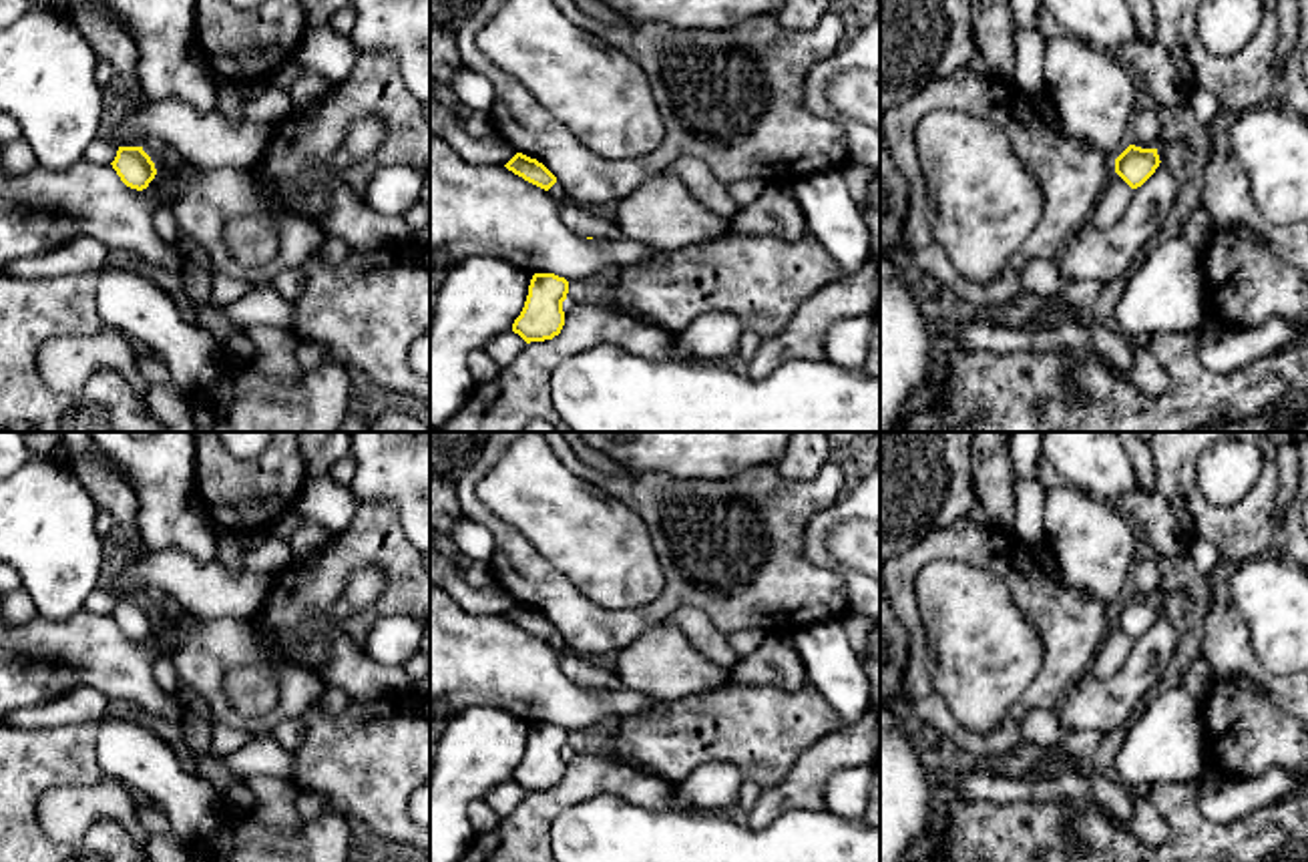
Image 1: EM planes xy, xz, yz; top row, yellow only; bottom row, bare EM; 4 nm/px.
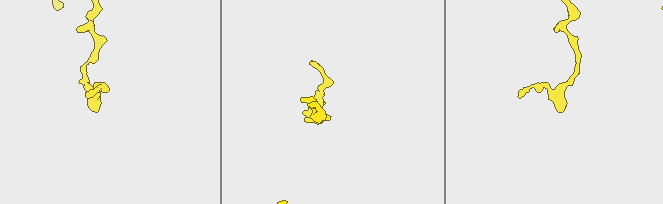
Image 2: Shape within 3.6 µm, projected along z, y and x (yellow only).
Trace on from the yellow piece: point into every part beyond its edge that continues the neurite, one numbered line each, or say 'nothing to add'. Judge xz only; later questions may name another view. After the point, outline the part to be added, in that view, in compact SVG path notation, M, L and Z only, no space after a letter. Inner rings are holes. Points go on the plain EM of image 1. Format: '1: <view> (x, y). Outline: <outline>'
1: xz (481, 746). Outline: M472 705L456 711L430 766L430 862L458 862L476 834L468 804L512 780L532 723L502 707Z

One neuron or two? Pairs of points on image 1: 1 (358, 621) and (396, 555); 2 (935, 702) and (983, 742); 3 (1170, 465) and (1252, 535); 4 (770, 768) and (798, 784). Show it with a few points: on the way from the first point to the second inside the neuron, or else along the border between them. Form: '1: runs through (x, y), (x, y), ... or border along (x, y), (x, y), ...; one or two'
1: runs through (376, 611), (396, 591), (396, 573); one
2: runs through (941, 716), (969, 740); one
3: runs through (1182, 487), (1220, 525), (1230, 529); one
4: border along (818, 742), (798, 758), (780, 782), (764, 790); two

